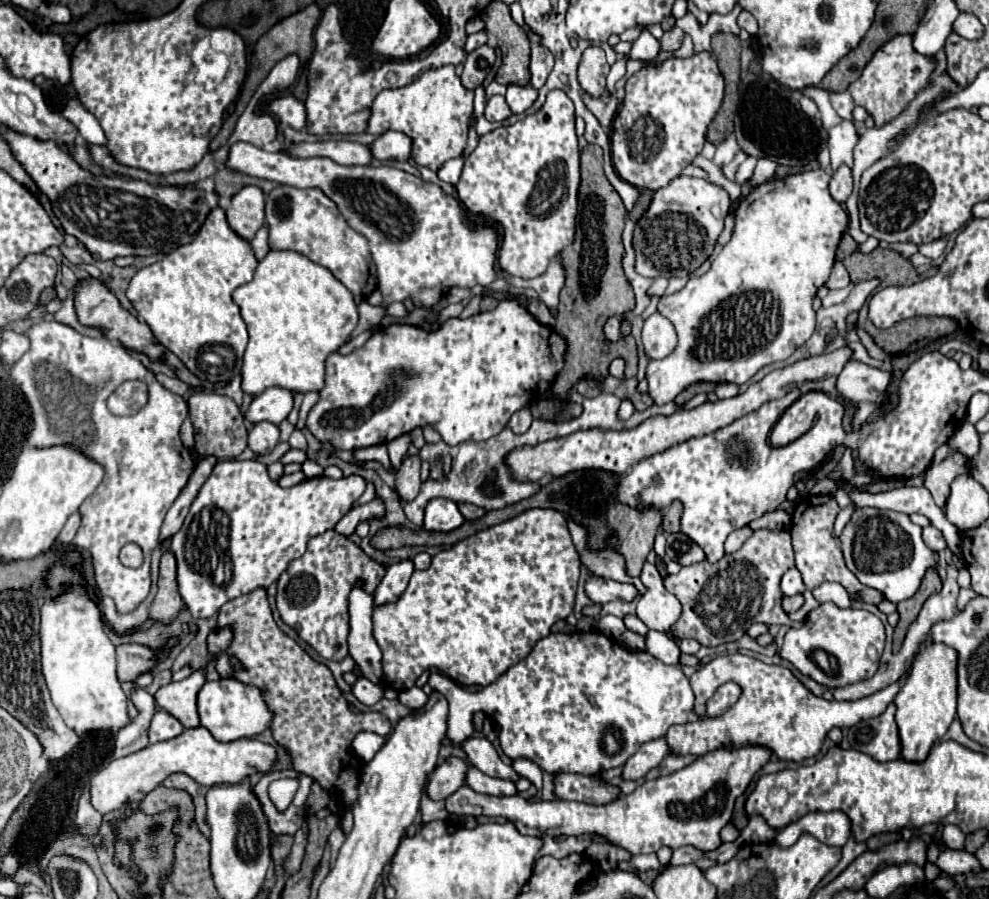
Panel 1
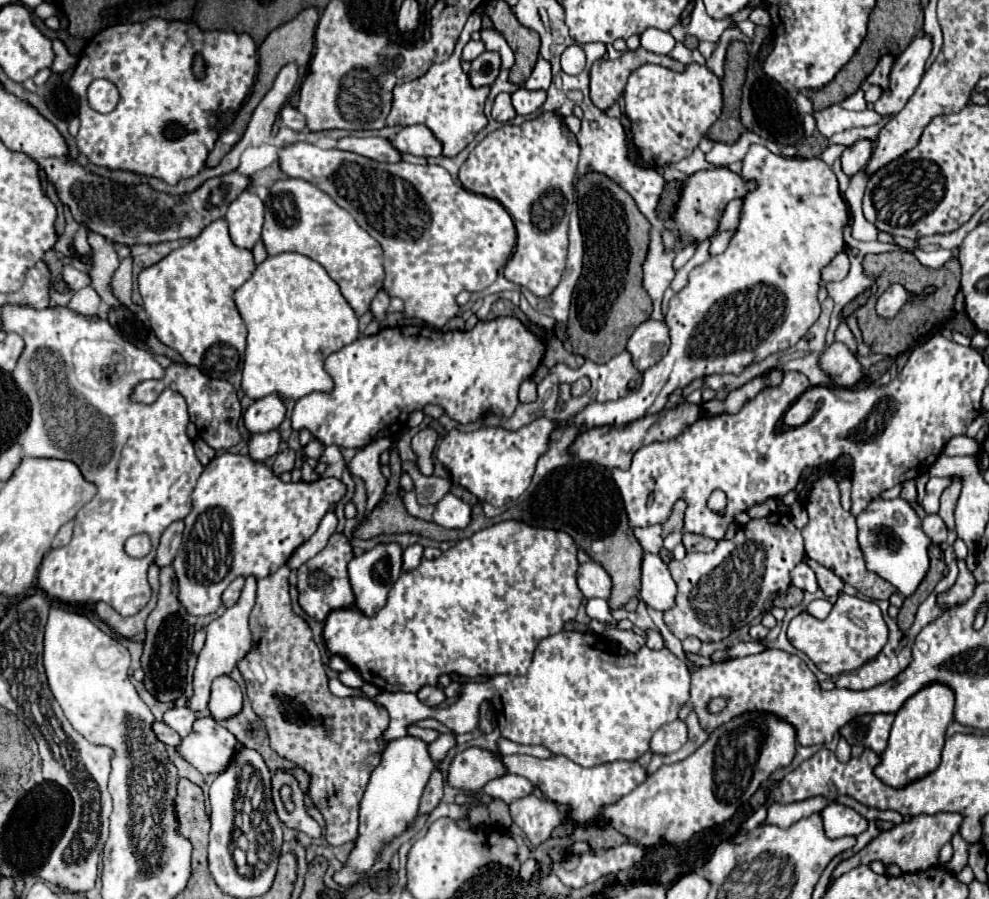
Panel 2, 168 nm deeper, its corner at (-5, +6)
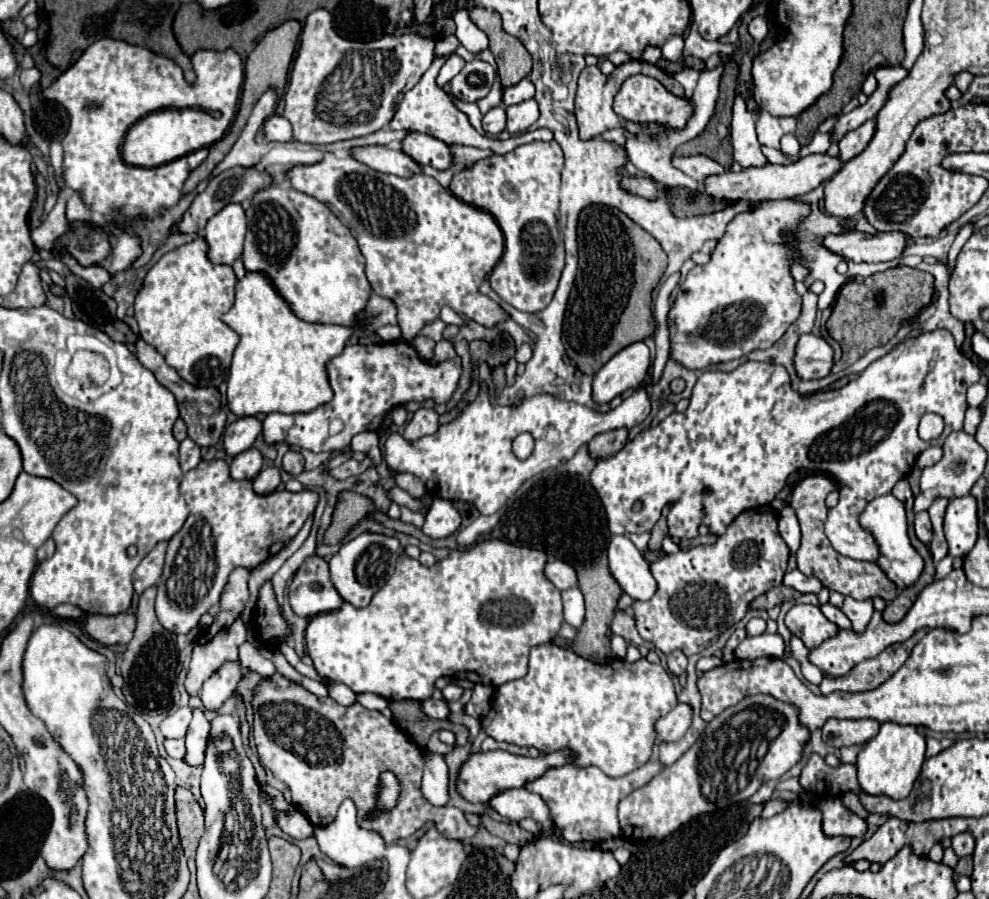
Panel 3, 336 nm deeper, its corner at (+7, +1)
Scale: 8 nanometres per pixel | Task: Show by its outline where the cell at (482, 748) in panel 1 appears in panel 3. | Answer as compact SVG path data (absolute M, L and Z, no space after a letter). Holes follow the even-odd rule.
M649 761L643 767L623 775L623 777L609 777L599 767L579 769L575 765L561 765L547 769L541 777L527 781L525 787L531 793L537 793L549 807L549 817L559 829L561 837L571 843L577 841L605 841L611 837L619 837L619 821L617 821L617 803L629 795L633 789L643 787L651 777L655 777L663 767L659 761Z

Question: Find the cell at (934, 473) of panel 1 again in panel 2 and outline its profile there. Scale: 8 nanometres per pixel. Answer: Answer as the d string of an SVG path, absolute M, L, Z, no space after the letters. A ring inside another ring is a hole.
M953 480L951 486L941 494L941 510L939 510L939 516L943 518L943 522L947 524L949 530L955 530L953 510L955 510L955 504L957 504L959 492L961 492L961 482L959 482L959 480Z

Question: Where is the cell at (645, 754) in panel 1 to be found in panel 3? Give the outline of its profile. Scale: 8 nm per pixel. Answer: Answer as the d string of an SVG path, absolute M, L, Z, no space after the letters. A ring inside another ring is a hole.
M677 705L673 711L663 715L655 723L655 733L657 733L655 745L679 741L685 735L685 731L689 729L689 723L691 723L691 707L689 705Z

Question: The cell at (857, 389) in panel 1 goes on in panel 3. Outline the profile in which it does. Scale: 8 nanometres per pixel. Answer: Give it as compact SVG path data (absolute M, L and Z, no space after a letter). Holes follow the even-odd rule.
M803 335L795 353L795 369L801 379L823 379L831 375L833 349L819 335Z

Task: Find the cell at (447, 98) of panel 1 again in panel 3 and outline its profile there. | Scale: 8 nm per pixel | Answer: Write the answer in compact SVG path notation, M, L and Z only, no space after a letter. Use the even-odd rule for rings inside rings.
M441 55L439 59L433 61L433 65L427 69L427 73L421 77L421 81L403 95L403 99L399 101L397 105L397 111L389 123L389 129L405 129L405 131L419 131L419 133L427 133L439 141L443 141L445 145L471 145L471 147L481 147L481 149L491 149L493 153L509 153L511 149L519 147L519 145L525 145L525 143L531 143L531 141L551 141L553 139L553 133L545 127L541 129L533 129L533 131L525 131L525 133L519 133L519 135L511 135L507 141L491 141L483 135L479 135L475 131L475 127L469 123L467 115L463 111L457 109L455 105L455 95L445 91L443 87L437 85L437 75L439 75L439 69L441 65L445 63L445 55Z

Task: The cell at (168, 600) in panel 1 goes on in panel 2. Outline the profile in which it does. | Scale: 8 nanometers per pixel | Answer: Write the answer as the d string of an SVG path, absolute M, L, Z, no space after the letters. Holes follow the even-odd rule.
M165 566L159 574L161 588L155 610L147 618L147 638L143 642L141 668L145 672L143 684L159 702L177 702L185 696L185 676L187 676L187 612L177 600L177 580L173 566Z

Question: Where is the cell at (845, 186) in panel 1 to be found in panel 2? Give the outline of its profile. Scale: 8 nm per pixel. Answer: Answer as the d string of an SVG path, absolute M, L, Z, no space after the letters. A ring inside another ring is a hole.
M859 140L853 146L847 146L841 154L841 164L843 164L843 172L853 176L859 170L865 168L865 164L869 162L873 152L873 142L871 140Z

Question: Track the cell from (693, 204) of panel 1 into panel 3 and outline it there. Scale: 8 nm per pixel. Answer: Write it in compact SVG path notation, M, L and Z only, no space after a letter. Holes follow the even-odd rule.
M809 155L803 157L791 165L765 165L765 167L749 167L739 173L725 171L721 175L709 175L701 183L701 191L707 193L713 199L719 201L737 201L745 199L751 203L763 201L763 199L791 199L809 193L811 189L819 187L823 181L829 181L837 171L841 169L839 157L829 157L829 155Z

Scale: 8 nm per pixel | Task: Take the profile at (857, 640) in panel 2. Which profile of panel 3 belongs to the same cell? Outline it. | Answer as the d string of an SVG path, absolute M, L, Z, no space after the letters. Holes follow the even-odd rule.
M793 605L785 617L785 625L807 649L817 649L839 631L837 625L833 625L815 605Z

